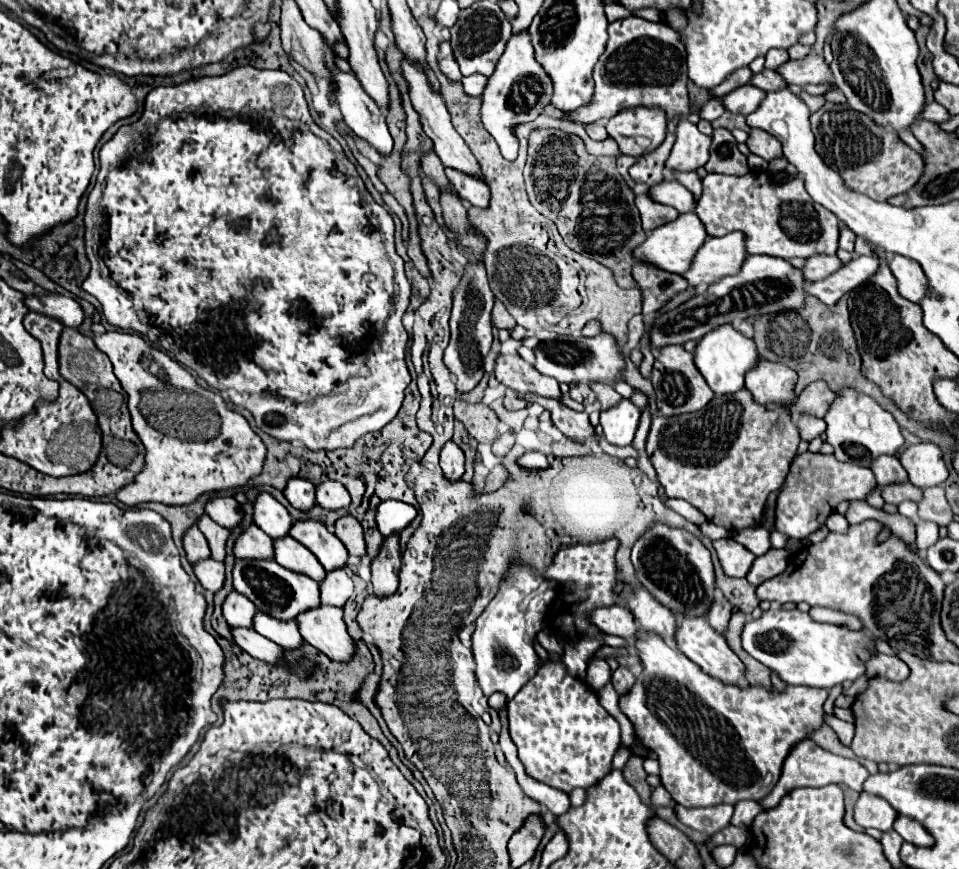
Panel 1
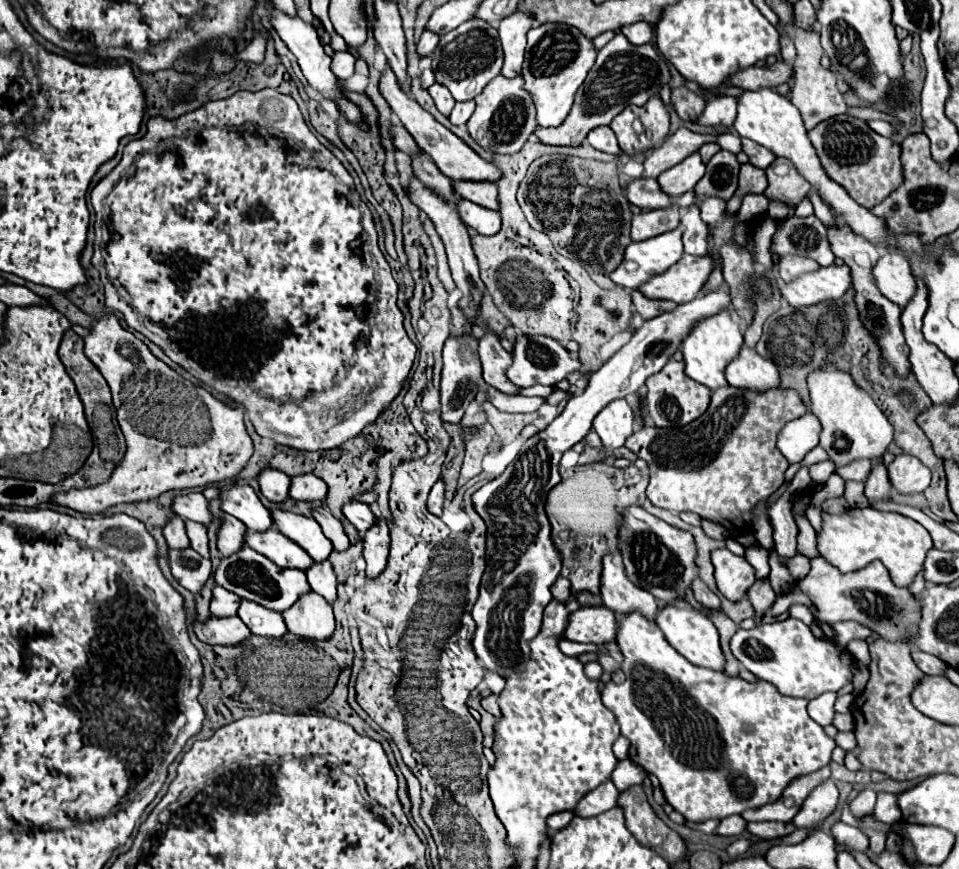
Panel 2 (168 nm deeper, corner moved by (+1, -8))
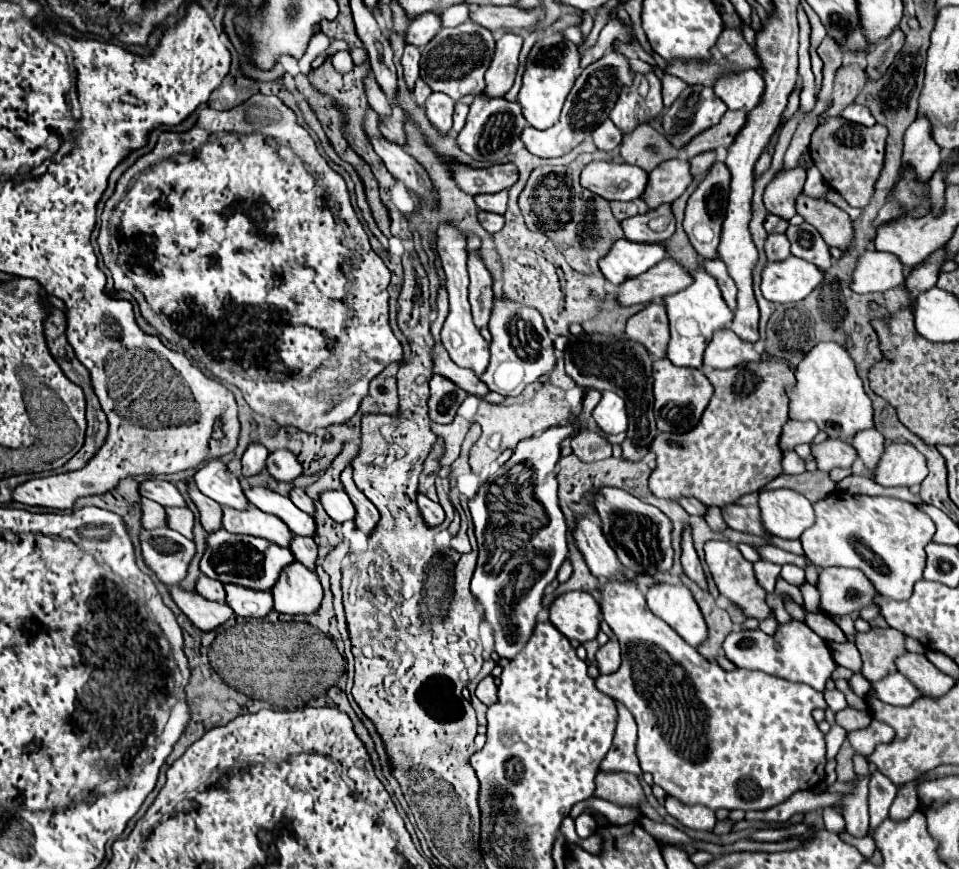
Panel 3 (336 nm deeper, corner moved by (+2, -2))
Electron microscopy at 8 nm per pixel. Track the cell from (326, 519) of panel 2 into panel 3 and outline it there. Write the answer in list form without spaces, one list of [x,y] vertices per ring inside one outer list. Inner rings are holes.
[[[294,488],[294,490],[288,494],[288,498],[290,498],[300,510],[304,510],[306,514],[314,514],[314,504],[312,504],[312,500],[308,498],[308,494],[306,494],[302,488]]]

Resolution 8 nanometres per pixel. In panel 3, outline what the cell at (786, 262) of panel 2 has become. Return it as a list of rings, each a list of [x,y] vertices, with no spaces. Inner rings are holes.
[[[768,234],[764,250],[770,262],[778,262],[790,256],[790,242],[784,234]]]

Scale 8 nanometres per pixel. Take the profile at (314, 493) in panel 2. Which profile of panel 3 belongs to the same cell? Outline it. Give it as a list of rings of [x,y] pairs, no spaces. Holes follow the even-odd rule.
[[[274,450],[268,454],[266,458],[266,470],[284,482],[292,482],[294,478],[298,478],[302,474],[302,466],[300,462],[294,458],[294,454],[290,454],[290,450]]]

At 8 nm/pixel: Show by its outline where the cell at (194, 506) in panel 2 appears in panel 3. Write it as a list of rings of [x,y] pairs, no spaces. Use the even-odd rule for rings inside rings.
[[[150,478],[140,482],[140,494],[158,502],[160,506],[186,506],[182,494],[176,490],[174,484],[158,478]]]

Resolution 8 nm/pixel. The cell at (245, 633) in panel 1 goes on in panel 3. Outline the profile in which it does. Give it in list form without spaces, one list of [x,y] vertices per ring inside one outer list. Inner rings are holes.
[[[170,586],[170,596],[178,604],[178,608],[192,620],[192,624],[204,632],[216,630],[220,624],[224,624],[234,612],[226,604],[210,602],[202,598],[198,592],[184,590],[180,586]]]

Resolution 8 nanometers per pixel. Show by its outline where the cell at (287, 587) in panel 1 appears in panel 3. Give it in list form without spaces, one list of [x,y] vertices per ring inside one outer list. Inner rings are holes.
[[[220,528],[216,532],[210,532],[206,538],[206,550],[200,560],[200,572],[220,582],[232,582],[254,590],[270,590],[276,584],[284,566],[290,564],[292,560],[294,556],[290,554],[288,548],[282,548],[258,536],[230,534],[224,528]]]

